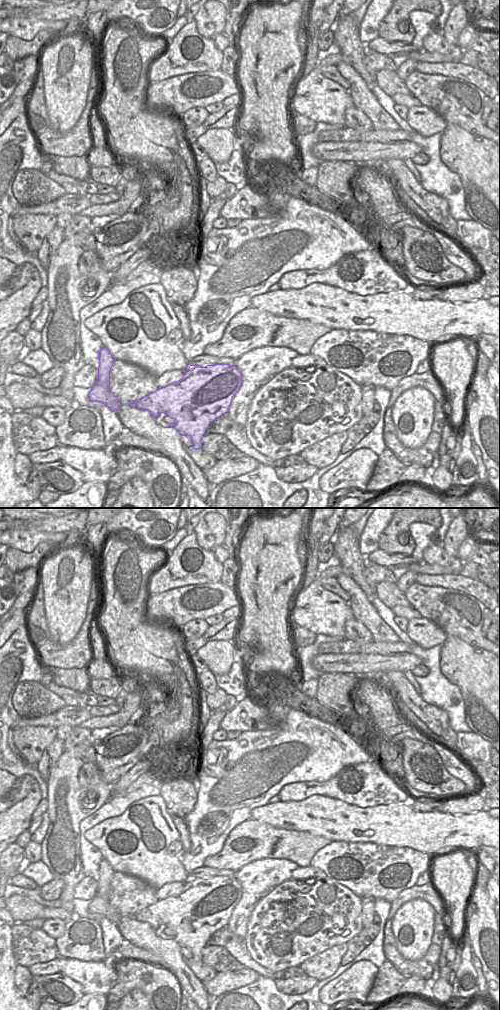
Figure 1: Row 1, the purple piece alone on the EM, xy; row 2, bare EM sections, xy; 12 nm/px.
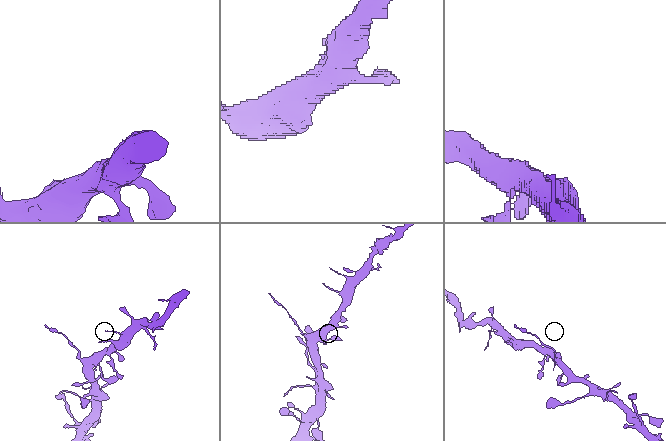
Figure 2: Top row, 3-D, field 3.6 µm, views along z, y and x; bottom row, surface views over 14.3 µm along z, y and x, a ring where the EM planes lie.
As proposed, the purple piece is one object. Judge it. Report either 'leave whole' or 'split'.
split

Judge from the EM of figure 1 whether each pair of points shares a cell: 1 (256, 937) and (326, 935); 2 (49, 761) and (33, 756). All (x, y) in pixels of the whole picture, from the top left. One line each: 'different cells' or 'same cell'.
1: same cell
2: different cells

